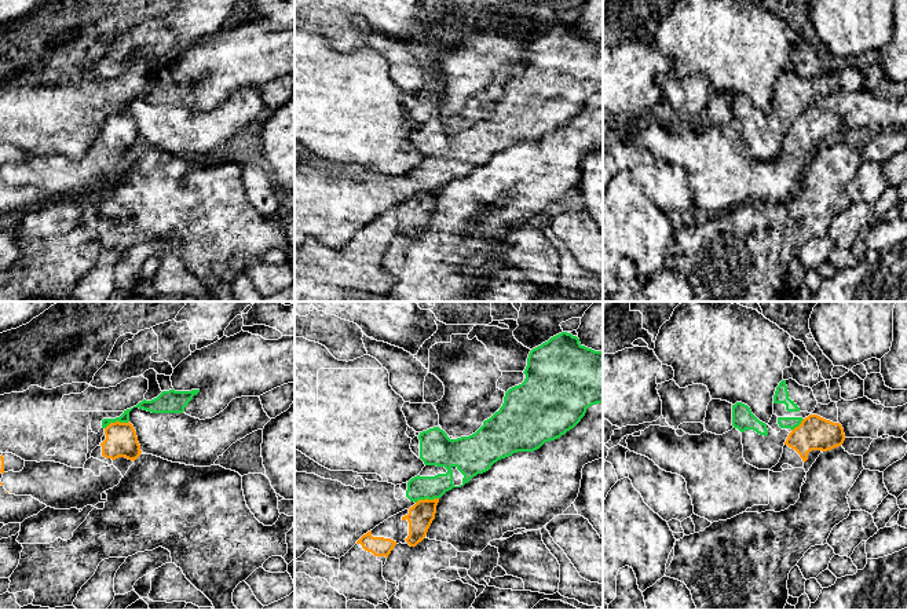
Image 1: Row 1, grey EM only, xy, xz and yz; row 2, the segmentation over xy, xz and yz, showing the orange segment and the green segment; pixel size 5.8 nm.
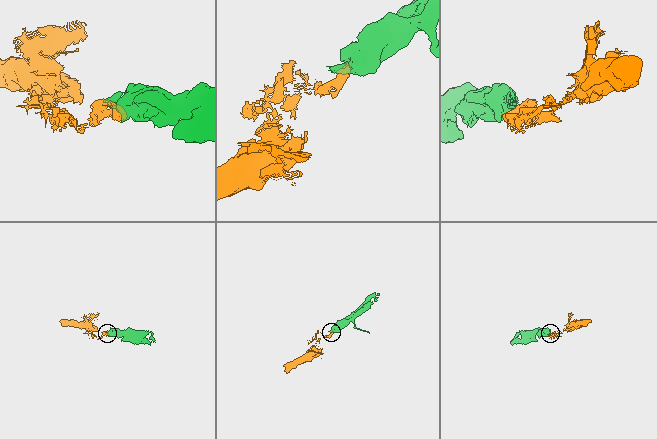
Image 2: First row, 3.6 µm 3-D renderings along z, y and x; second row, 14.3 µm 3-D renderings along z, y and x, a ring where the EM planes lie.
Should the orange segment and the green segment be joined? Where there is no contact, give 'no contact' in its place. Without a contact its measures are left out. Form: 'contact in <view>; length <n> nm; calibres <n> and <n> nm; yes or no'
contact in xy; length 150 nm; calibres 190 and 80 nm; no

